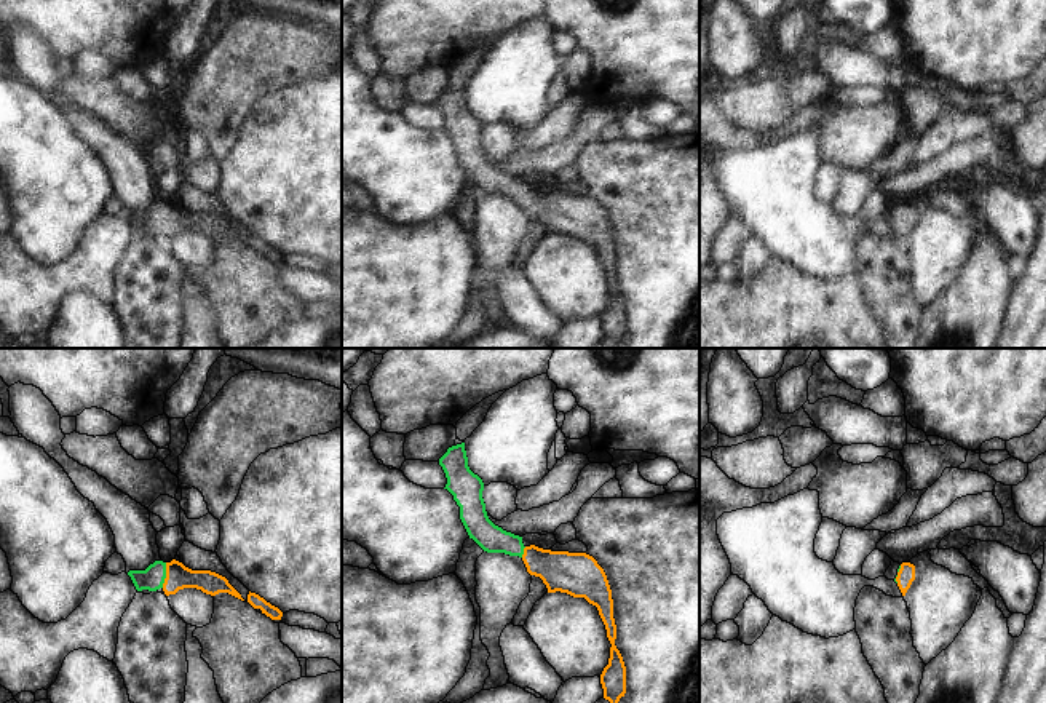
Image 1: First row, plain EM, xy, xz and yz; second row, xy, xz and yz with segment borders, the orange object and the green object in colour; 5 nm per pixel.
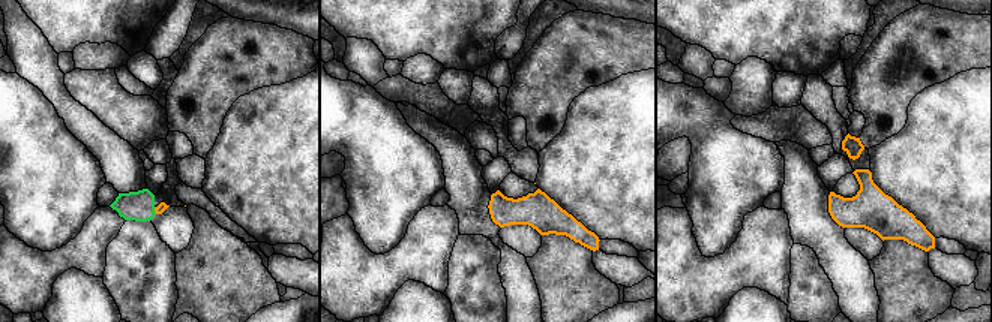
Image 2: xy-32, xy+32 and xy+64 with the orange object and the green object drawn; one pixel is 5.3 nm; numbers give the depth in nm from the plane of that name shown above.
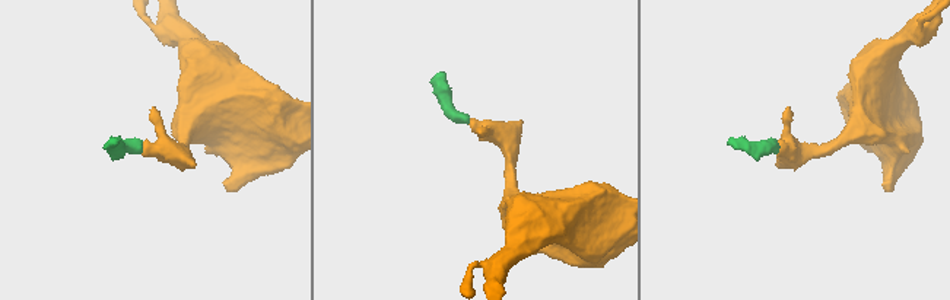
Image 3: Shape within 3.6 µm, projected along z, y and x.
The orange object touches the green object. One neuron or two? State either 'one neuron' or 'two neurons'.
one neuron

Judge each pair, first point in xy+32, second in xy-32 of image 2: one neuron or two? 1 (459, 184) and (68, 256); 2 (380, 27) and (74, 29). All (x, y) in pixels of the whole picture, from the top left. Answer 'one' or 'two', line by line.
1: two
2: one

